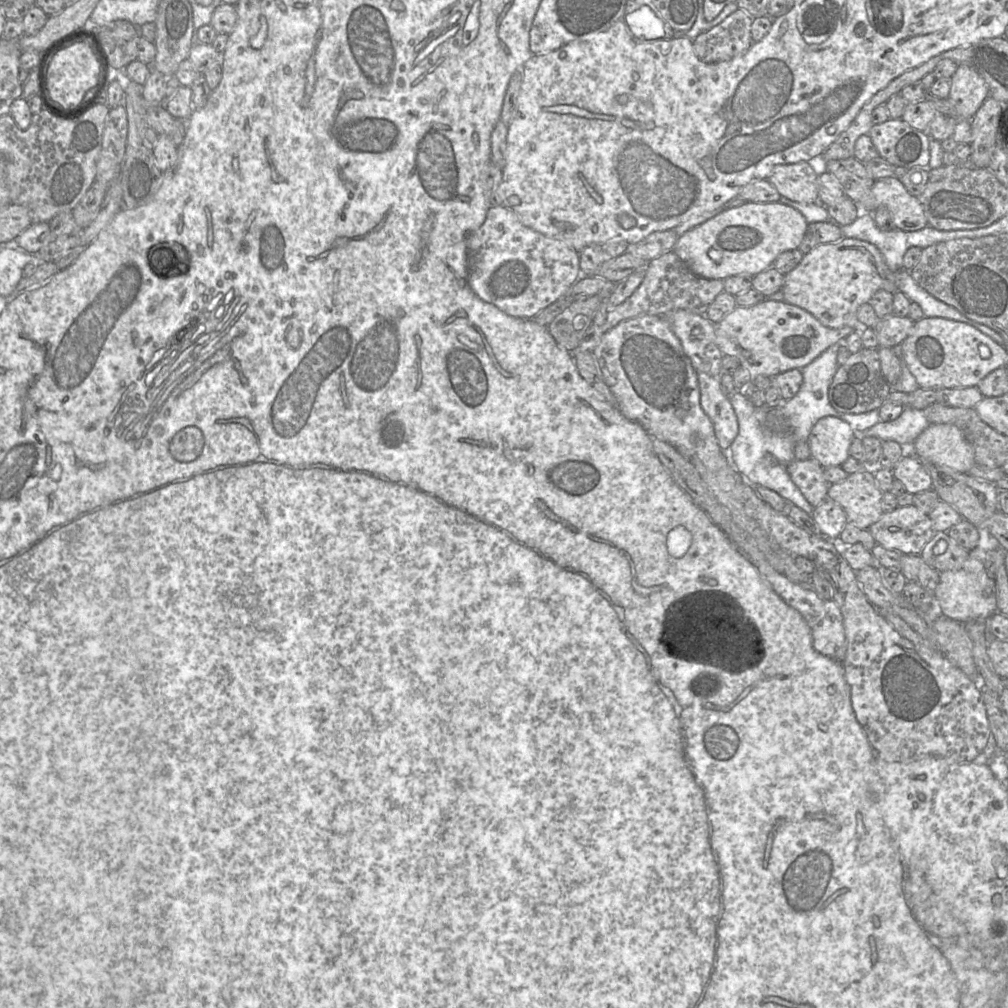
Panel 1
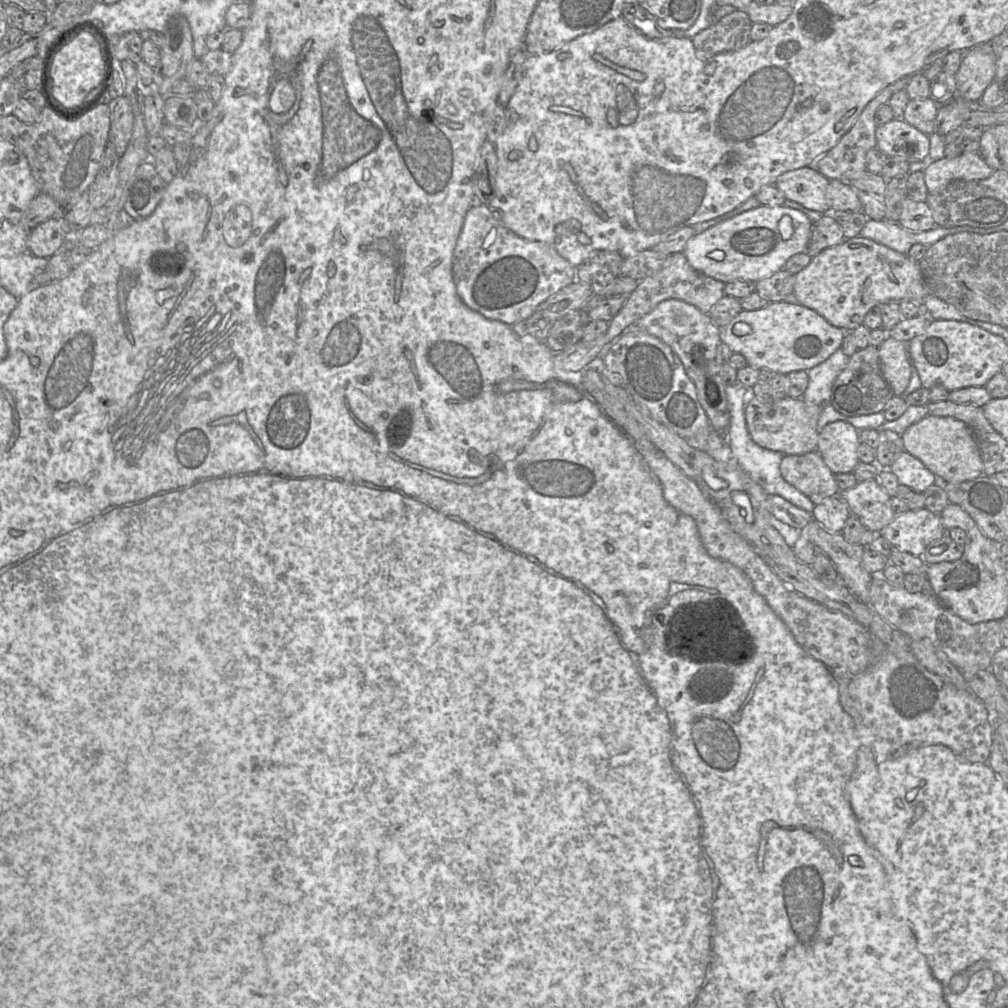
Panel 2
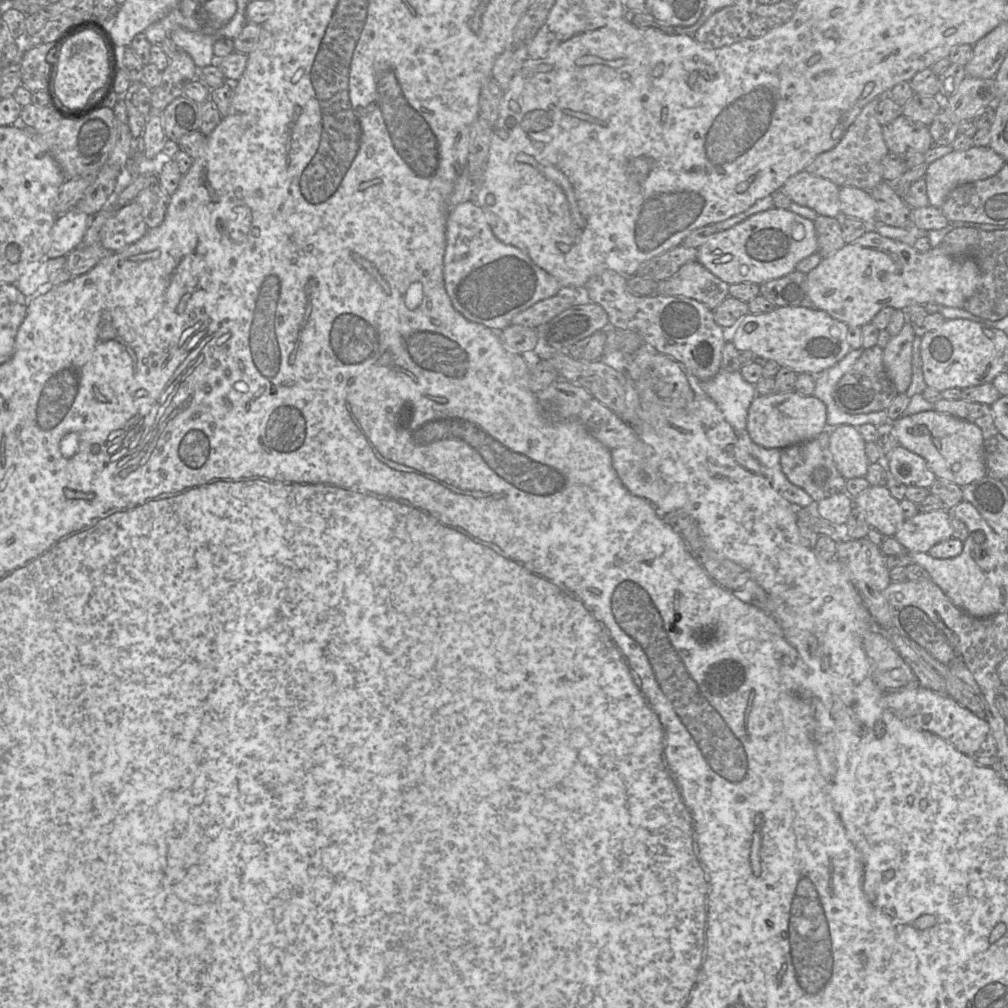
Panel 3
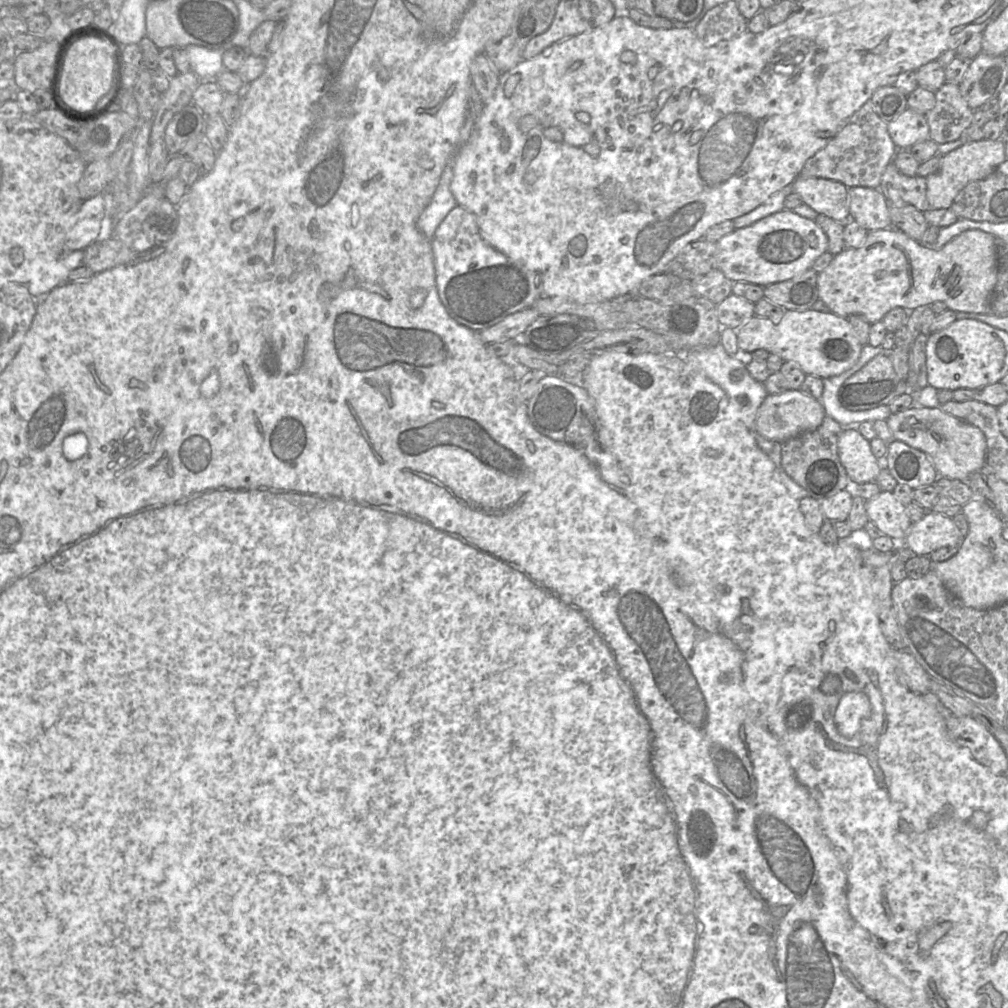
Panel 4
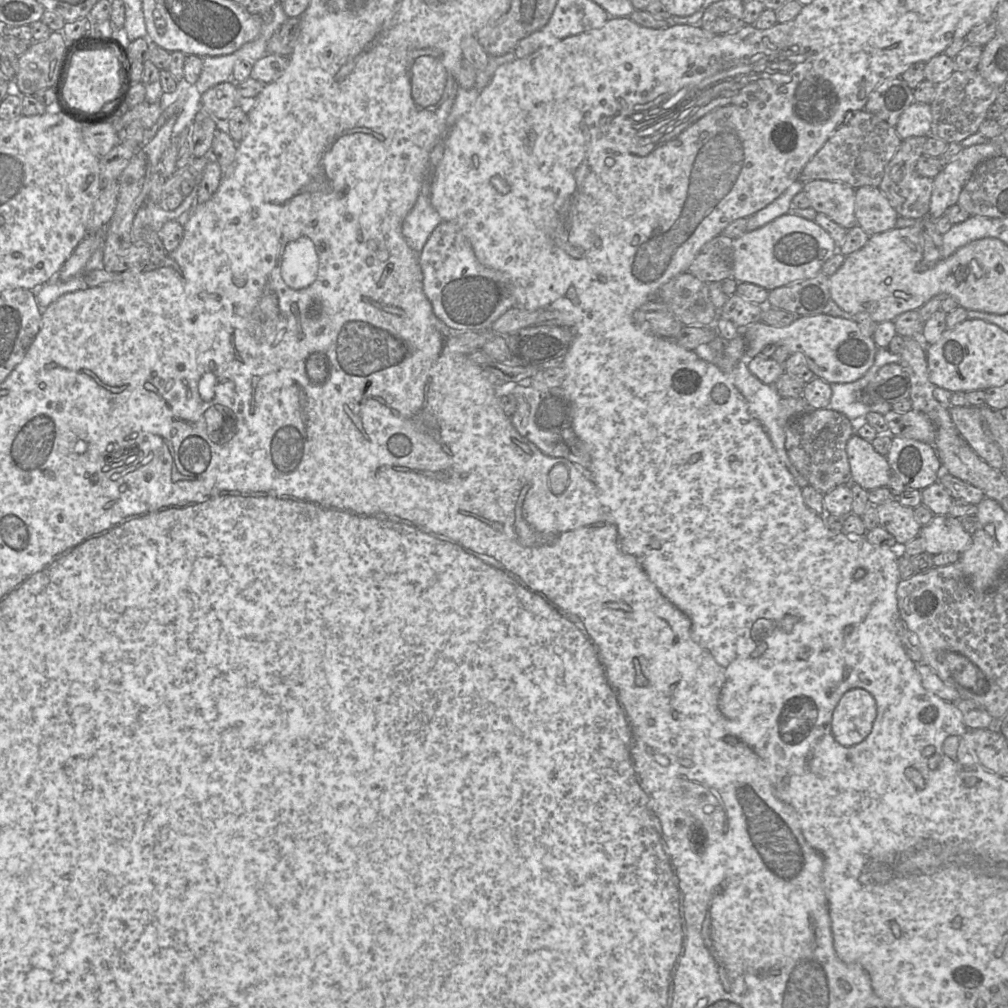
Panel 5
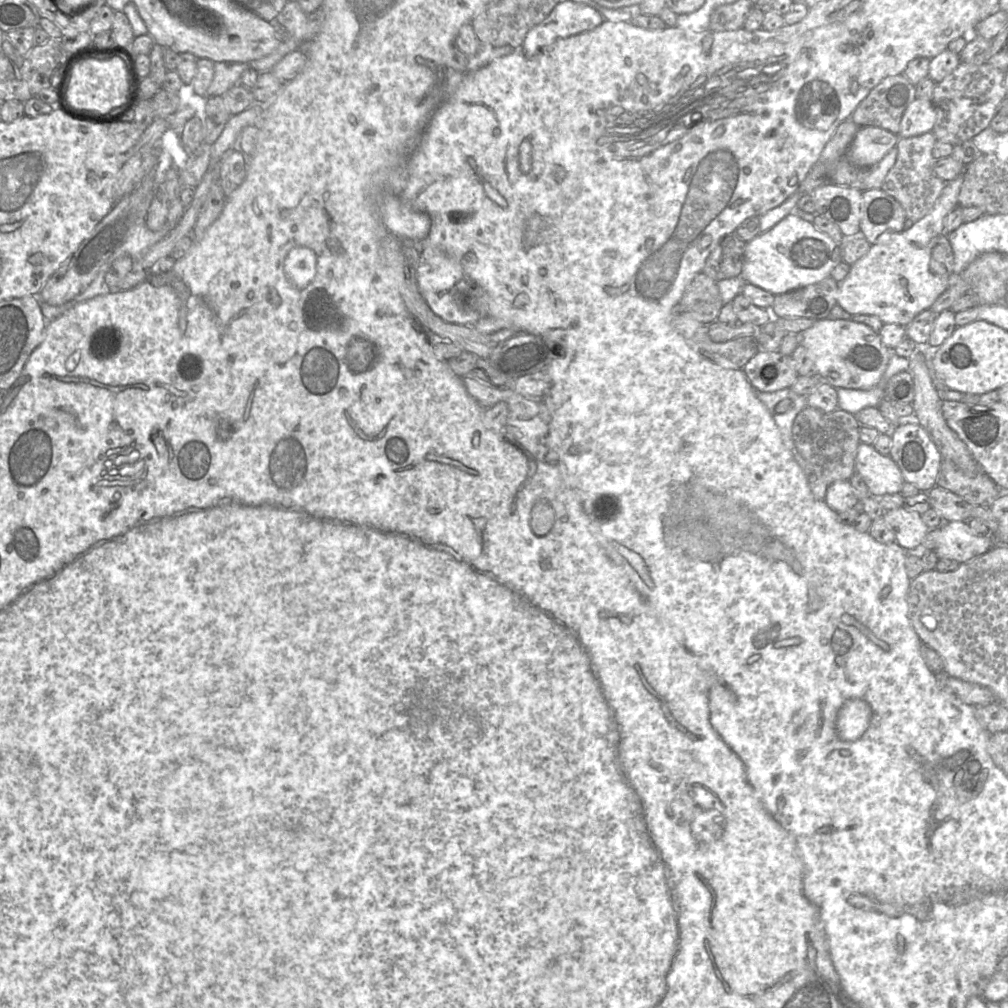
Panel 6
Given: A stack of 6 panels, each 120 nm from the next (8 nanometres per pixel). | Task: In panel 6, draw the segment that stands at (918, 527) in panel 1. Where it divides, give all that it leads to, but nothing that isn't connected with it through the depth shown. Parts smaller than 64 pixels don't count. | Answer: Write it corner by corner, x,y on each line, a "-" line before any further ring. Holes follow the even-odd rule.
967,521
944,522
934,549
939,559
966,562
986,553
995,546
991,535
980,535
971,530

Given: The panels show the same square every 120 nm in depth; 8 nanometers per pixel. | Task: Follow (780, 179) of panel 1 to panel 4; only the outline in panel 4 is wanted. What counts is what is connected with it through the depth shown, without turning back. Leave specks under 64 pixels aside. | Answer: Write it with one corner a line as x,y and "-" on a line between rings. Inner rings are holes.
798,176
793,185
793,192
798,193
803,202
837,222
845,223
850,219
848,188
839,181

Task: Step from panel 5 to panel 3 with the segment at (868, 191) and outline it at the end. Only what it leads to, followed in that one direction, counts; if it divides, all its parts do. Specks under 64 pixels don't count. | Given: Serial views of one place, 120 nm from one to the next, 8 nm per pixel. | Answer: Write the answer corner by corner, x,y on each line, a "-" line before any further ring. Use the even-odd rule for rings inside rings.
841,187
839,201
842,216
857,218
867,226
877,223
876,202
868,191
856,187

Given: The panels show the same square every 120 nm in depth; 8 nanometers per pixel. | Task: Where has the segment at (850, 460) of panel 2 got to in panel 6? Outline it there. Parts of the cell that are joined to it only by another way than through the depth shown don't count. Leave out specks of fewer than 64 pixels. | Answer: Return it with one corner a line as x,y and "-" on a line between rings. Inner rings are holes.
862,442
857,449
855,471
863,478
871,496
900,493
904,484
894,460

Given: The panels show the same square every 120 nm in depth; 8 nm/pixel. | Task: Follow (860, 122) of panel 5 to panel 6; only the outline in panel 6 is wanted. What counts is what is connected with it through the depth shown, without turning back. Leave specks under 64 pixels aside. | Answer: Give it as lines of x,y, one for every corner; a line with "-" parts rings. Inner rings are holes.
851,118
841,122
822,150
818,161
826,166
826,176
830,183
855,188
861,192
879,189
896,162
898,149
895,146
870,167
859,168
852,165
845,154
859,128

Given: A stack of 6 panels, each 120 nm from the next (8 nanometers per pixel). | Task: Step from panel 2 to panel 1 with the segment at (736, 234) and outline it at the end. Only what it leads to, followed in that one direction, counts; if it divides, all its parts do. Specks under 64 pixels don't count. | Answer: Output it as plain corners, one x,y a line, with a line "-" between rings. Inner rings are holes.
746,202
724,211
680,235
672,249
696,275
706,279
756,274
769,268
782,252
797,249
808,223
796,209
778,202

